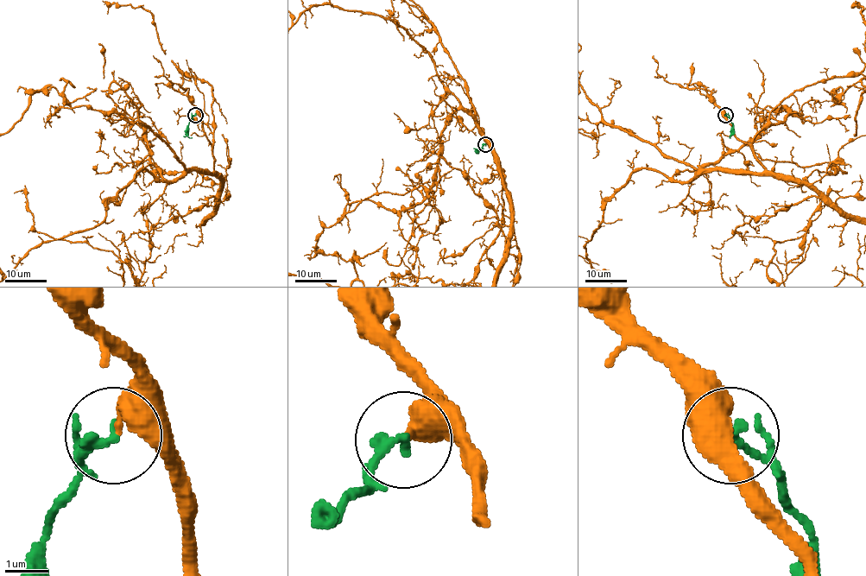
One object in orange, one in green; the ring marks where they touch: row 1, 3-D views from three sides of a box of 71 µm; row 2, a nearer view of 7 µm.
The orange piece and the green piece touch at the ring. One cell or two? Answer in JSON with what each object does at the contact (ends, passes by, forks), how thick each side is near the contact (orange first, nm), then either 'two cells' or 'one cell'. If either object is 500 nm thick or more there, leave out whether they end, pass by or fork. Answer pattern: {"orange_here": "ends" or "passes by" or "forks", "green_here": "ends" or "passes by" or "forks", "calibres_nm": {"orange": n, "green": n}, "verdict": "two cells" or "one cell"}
{"orange_here": "ends", "green_here": "ends", "calibres_nm": {"orange": 360, "green": 280}, "verdict": "one cell"}

